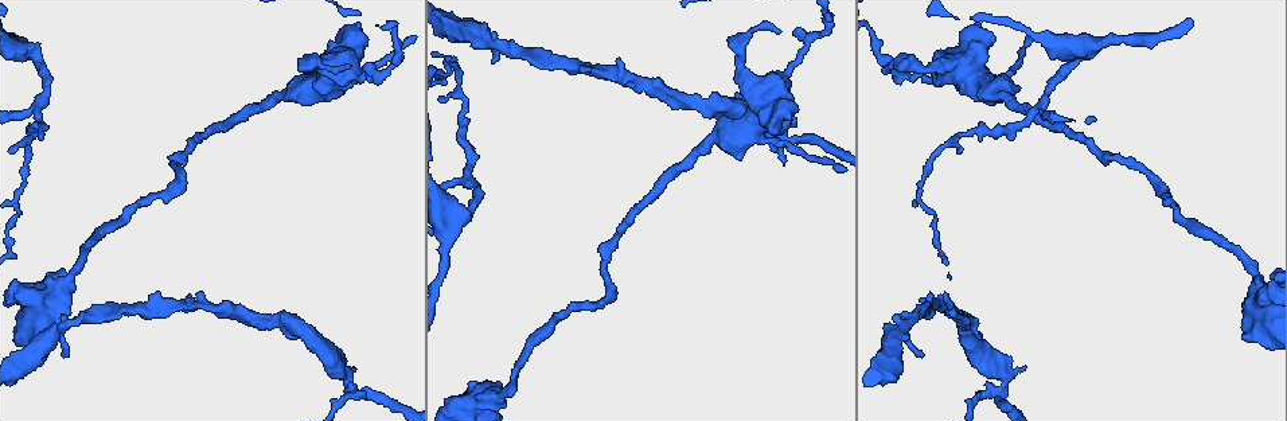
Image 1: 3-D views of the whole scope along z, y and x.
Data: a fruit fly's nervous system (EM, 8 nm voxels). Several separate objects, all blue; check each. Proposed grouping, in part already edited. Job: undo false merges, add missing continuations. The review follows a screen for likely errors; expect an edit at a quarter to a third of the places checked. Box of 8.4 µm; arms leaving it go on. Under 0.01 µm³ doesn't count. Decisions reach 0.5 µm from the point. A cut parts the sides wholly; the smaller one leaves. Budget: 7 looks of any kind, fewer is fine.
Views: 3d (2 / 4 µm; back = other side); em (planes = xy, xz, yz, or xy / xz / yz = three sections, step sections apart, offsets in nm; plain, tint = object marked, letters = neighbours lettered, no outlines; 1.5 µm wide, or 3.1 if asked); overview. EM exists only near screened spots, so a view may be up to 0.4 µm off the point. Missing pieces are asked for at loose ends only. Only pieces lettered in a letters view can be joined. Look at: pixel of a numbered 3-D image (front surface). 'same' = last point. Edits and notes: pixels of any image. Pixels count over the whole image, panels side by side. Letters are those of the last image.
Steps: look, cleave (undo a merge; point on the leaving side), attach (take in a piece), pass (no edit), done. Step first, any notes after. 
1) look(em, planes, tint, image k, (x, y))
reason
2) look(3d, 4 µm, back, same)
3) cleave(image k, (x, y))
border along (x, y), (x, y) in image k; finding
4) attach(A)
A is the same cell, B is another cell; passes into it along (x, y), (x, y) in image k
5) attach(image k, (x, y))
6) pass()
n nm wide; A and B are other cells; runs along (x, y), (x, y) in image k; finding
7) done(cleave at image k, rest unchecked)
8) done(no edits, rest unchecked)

look(3d, 4 µm, image 1, (183, 181))

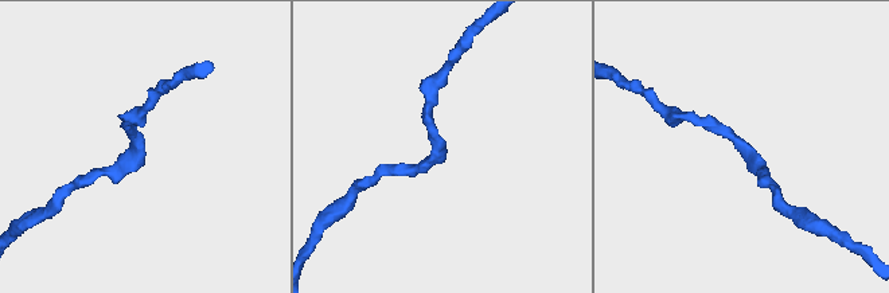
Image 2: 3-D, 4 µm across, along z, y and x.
look(em, planes, plain, image 2, (137, 152))
now the EM

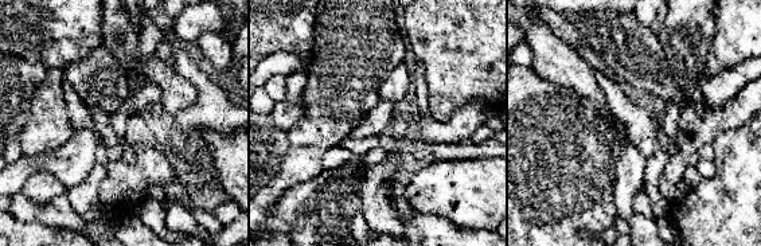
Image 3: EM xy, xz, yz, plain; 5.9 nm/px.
look(em, planes, letters, same)
see the neighbours

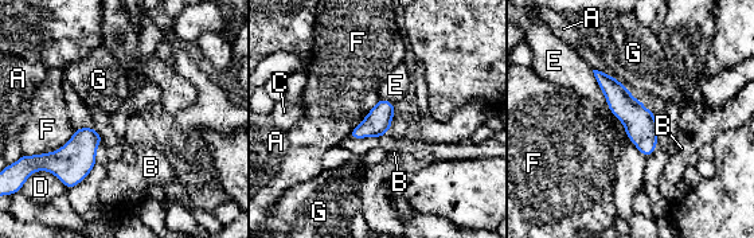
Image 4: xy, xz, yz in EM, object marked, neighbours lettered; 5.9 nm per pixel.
pass()
A, B, C, D, E, F and G are other cells; runs along (598, 74), (640, 123), (647, 152) in image 4; one neuron here

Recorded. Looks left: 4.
look(3d, 4 µm, back, image 1, (61, 354))
branch stops here

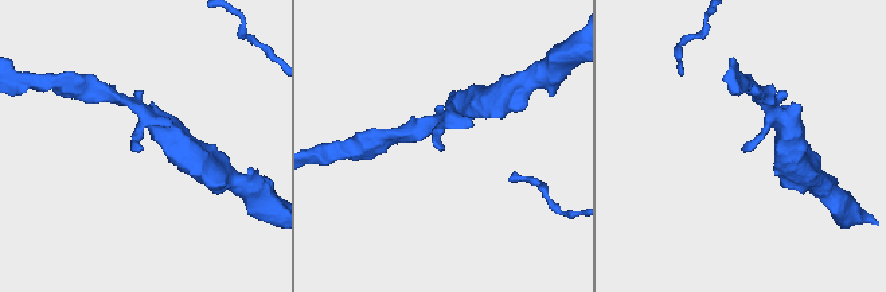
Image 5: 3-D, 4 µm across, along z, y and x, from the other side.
look(em, planes, letters, image 5, (140, 148))

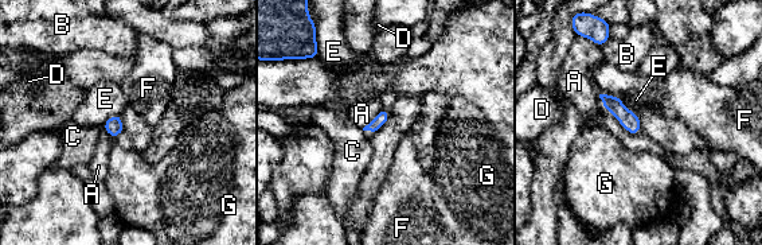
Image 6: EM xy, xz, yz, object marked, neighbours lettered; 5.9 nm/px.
pass()
A, B, C, D, E, F and G are other cells; no lettered piece goes on from it

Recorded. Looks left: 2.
look(em, planes, letters, image 1, (310, 65))
thick turns thin

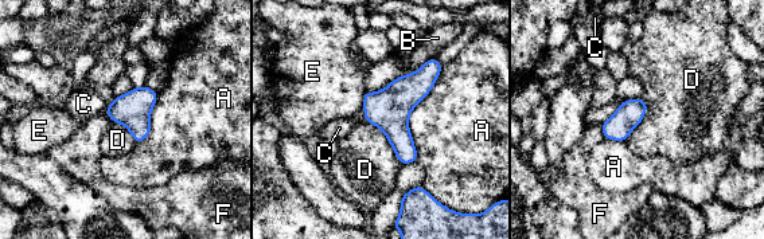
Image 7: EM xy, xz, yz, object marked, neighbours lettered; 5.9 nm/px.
pass()
A, B, C, D, E and F are other cells; all the same neuron

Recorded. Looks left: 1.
done(no edits, rest unchecked)

